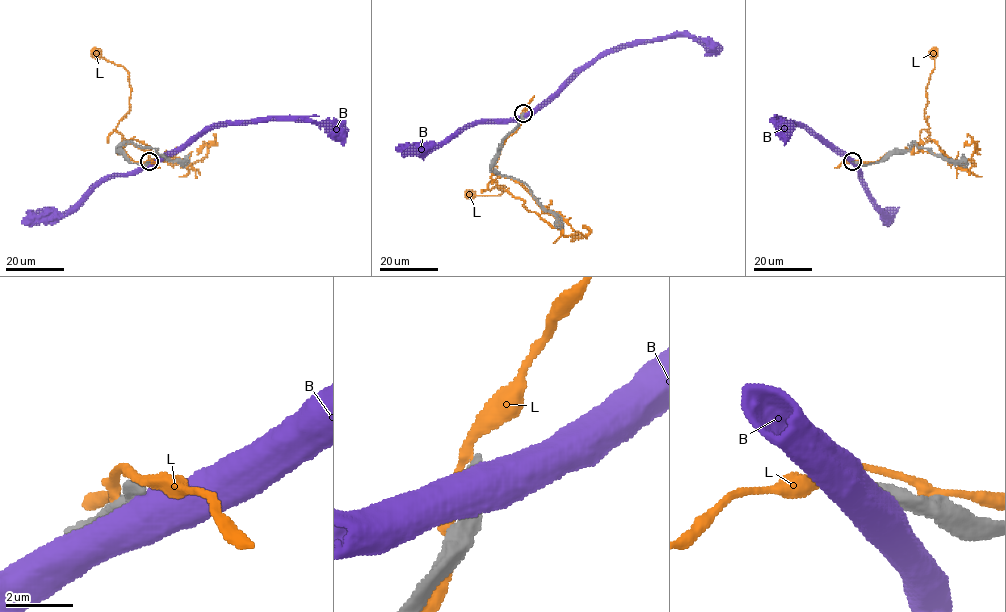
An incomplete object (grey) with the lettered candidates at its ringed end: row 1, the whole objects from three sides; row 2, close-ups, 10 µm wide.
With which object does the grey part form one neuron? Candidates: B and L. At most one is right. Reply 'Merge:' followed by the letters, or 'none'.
Merge: none

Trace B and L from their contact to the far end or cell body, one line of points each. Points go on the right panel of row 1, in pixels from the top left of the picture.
B: (855, 162), (803, 126), (774, 120), (785, 142)
L: (853, 161), (874, 162), (921, 141), (920, 132), (929, 128), (924, 109), (926, 87), (935, 65), (933, 53)

